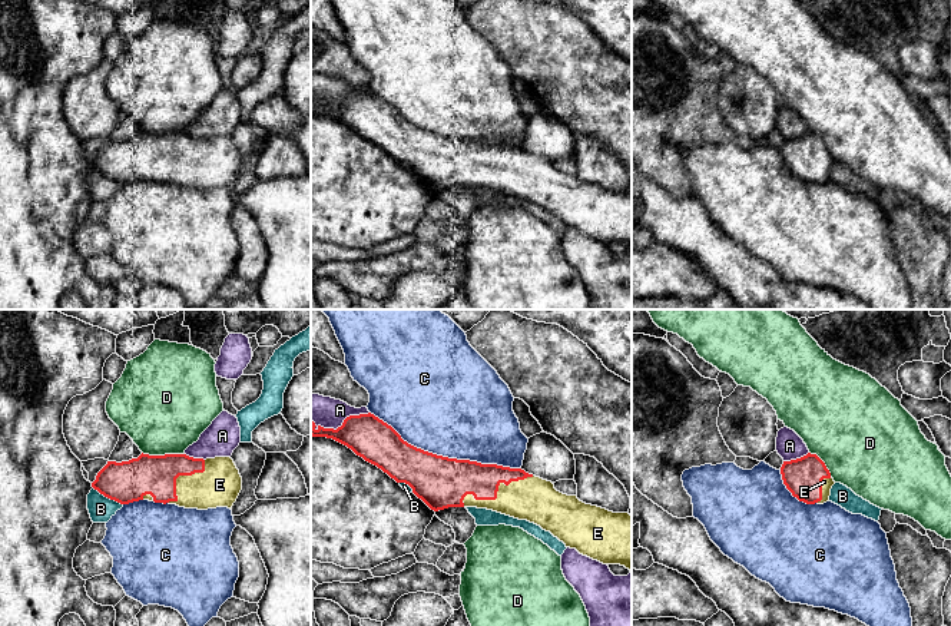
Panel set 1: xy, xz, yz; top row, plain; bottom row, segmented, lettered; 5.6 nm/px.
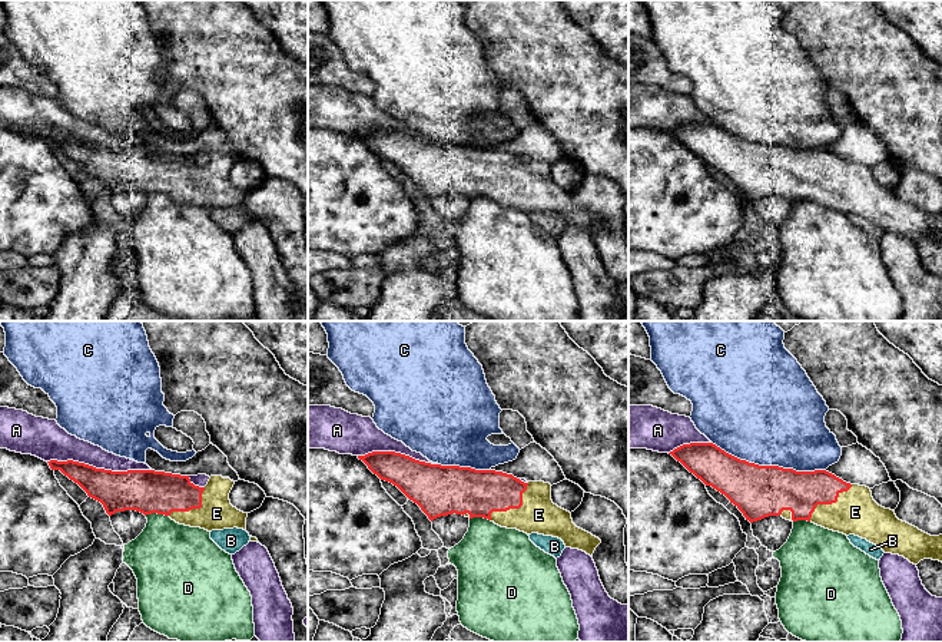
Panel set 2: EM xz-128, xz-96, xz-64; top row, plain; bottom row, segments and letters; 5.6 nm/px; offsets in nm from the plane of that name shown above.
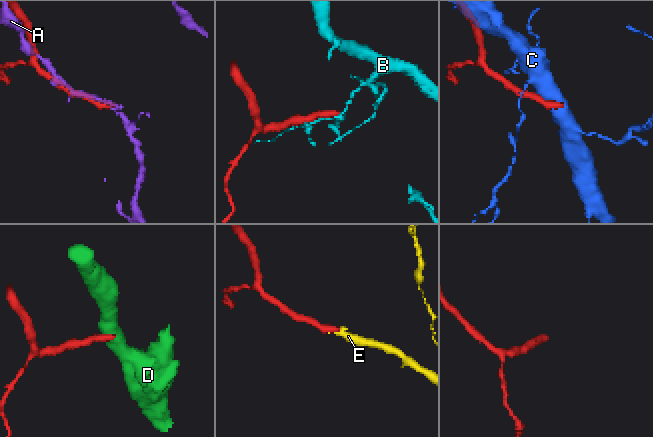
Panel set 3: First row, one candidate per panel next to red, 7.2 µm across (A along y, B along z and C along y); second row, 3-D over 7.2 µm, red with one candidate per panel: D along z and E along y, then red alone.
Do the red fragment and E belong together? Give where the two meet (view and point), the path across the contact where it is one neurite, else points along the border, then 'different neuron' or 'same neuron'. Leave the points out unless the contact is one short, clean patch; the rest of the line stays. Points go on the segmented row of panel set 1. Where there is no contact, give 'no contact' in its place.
xz (496, 494) | same neuron

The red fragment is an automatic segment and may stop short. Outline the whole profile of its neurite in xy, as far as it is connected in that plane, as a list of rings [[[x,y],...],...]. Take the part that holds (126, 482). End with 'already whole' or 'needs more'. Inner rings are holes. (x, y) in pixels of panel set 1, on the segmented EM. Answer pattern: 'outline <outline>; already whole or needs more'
outline [[[140,454],[129,461],[107,461],[92,487],[120,504],[139,500],[169,503],[185,509],[232,509],[242,490],[242,477],[231,457],[193,458],[186,454]]]; needs more

